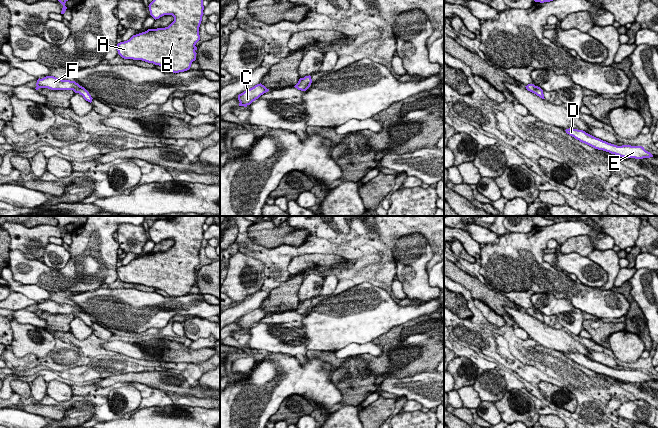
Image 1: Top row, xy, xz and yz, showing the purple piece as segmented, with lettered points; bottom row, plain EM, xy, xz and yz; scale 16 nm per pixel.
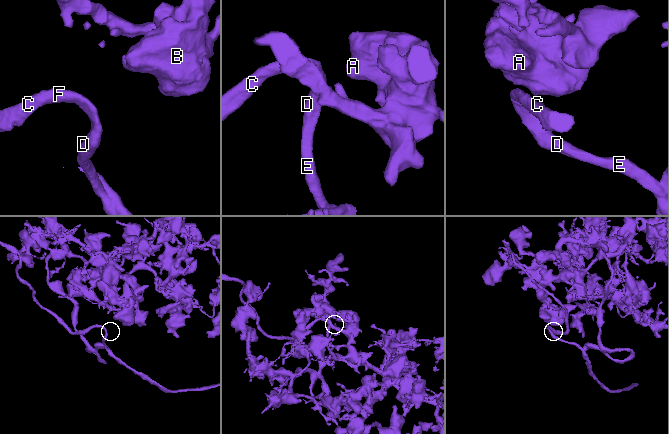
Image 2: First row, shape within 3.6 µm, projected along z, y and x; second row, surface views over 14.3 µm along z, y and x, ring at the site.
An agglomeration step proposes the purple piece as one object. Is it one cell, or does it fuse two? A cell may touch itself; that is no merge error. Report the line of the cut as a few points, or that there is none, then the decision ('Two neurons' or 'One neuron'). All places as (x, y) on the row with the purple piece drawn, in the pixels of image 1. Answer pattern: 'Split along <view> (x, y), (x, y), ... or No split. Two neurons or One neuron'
No split. One neuron

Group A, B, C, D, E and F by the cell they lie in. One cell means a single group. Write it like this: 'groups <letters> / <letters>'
groups A B C D E F

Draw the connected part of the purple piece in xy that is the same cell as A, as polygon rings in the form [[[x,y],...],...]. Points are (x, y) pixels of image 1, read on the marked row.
[[[153,0],[148,7],[155,20],[164,15],[172,15],[174,21],[168,27],[148,29],[118,43],[118,54],[124,59],[142,60],[162,66],[173,73],[189,70],[192,62],[196,60],[195,45],[200,40],[199,27],[204,14],[203,0]]]

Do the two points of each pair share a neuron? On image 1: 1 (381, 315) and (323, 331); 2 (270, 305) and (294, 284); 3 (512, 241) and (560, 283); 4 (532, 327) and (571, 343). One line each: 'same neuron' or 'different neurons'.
1: same neuron
2: same neuron
3: same neuron
4: same neuron

